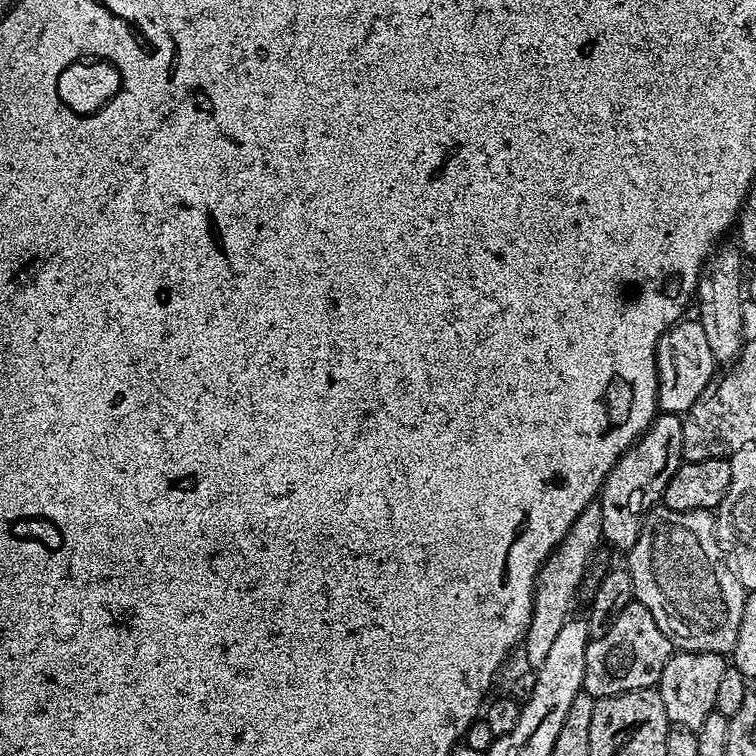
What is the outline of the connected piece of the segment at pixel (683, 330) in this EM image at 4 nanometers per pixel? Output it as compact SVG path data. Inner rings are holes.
M681 319L664 332L656 347L656 399L660 412L688 412L718 372L718 361L710 350L710 342L706 342L706 330L702 330L699 319L688 319Z

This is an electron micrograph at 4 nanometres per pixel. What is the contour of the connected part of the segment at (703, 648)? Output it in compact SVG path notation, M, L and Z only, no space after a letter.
M663 506L657 507L645 516L644 523L640 526L640 533L632 548L627 549L626 556L628 556L626 571L632 583L632 594L635 603L639 605L639 607L644 608L645 611L652 616L654 622L658 626L658 630L662 630L662 634L666 634L669 640L675 642L686 652L731 653L734 642L736 641L736 635L738 634L740 619L742 618L742 606L744 605L746 590L742 586L742 582L738 582L736 573L729 570L722 563L720 544L716 540L716 521L713 513L709 511L709 509L703 508L702 510L694 510L693 512L669 512L668 509Z

